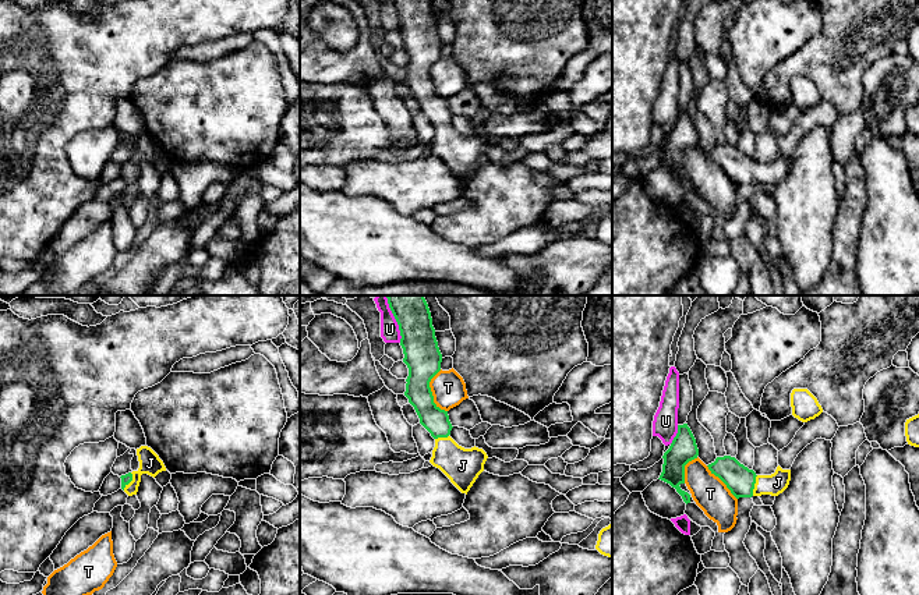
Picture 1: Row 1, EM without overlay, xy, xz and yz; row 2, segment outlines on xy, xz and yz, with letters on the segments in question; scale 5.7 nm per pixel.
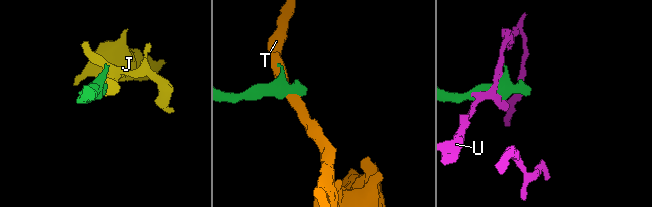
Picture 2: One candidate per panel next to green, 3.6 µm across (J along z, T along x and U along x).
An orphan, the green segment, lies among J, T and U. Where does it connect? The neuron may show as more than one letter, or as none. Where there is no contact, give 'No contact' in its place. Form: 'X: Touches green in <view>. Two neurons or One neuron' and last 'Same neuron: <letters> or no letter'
J: Touches green in yz. One neuron
T: Touches green in xz. Two neurons
U: Touches green in xz. Two neurons
Same neuron: J

